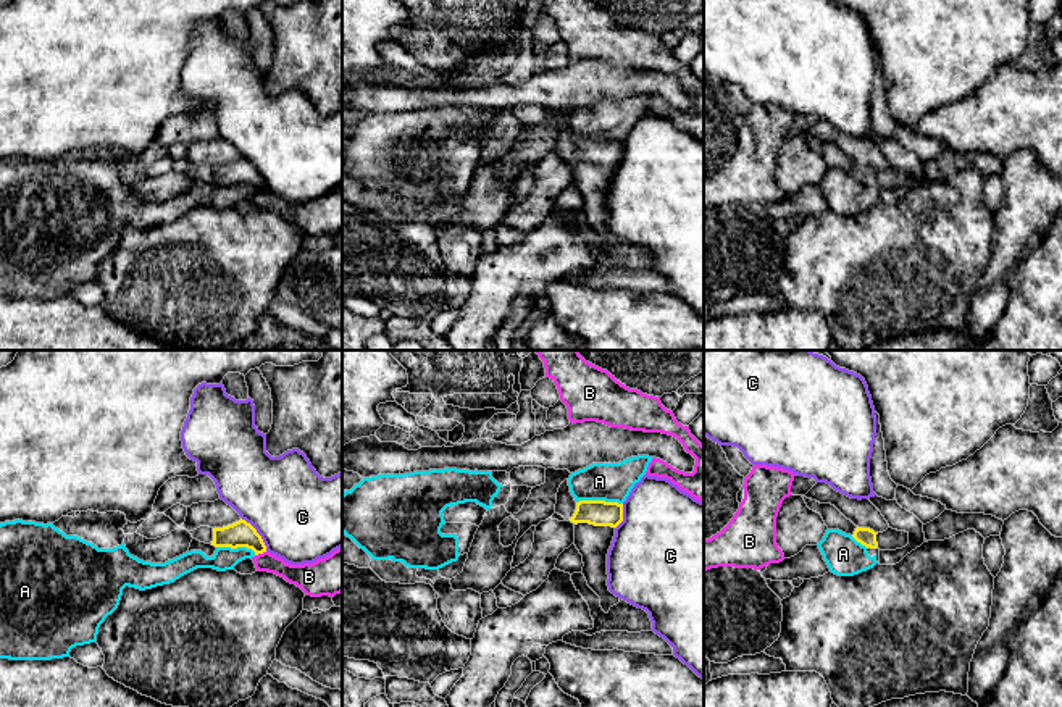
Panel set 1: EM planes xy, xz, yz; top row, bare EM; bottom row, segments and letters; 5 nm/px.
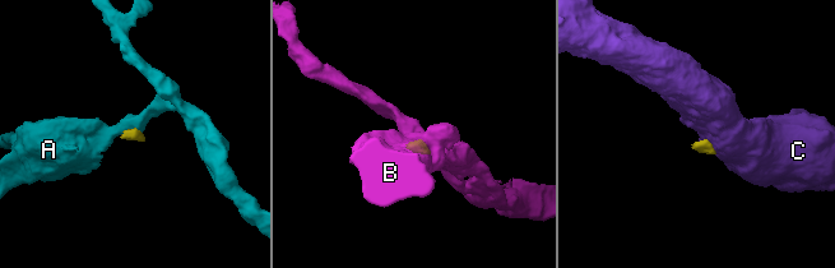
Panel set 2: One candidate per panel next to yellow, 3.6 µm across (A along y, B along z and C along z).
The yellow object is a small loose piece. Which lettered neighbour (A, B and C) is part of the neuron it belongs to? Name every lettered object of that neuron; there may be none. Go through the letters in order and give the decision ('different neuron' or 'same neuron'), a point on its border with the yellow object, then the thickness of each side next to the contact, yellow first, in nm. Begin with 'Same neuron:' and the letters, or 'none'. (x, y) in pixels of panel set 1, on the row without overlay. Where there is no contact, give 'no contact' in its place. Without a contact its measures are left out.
Same neuron: none
A: different neuron; meets yellow in xz at (599, 139); 130 nm thick on the yellow side, 190 nm on the other
B: different neuron; meets yellow in xy at (260, 191); 130 nm thick on the yellow side, 120 nm on the other
C: different neuron; meets yellow in xy at (257, 171); 130 nm thick on the yellow side, 440 nm on the other

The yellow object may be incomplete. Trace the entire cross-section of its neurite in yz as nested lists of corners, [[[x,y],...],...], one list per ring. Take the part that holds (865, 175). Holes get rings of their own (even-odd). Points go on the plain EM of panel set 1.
[[[802,134],[807,145],[822,153],[828,168],[839,168],[846,173],[851,173],[857,181],[867,187],[880,189],[896,189],[909,182],[909,171],[888,166],[883,171],[875,171],[870,166],[859,166],[851,158],[847,158],[834,144],[820,142],[817,139],[807,137]]]

